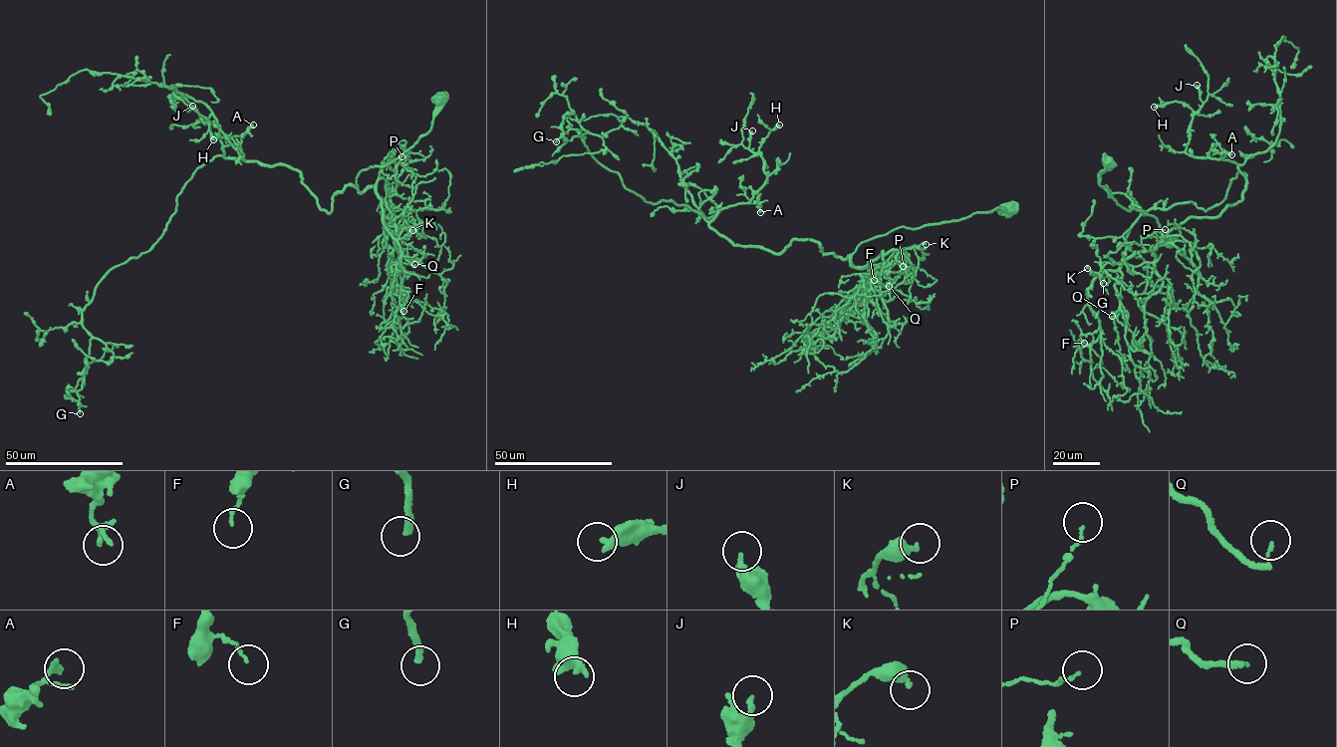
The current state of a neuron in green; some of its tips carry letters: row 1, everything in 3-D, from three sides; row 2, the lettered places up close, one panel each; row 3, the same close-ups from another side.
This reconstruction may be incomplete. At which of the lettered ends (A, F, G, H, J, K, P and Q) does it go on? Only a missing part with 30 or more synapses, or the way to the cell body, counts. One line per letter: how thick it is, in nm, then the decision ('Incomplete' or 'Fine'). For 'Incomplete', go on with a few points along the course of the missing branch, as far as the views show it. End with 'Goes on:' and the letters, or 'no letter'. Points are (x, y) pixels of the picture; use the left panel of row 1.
A: Thickness 160 nm. Fine
F: Thickness 80 nm. Fine
G: Thickness 240 nm. Incomplete. Course of what is missing: (80, 413), (77, 421), (87, 438), (115, 444)
H: Thickness 320 nm. Fine
J: Thickness 200 nm. Fine
K: Thickness 360 nm. Fine
P: Thickness 90 nm. Fine
Q: Thickness 90 nm. Incomplete. Course of what is missing: (414, 264), (429, 275), (447, 279), (448, 268), (452, 265), (457, 251), (444, 218), (448, 206), (446, 196)
Goes on: G, Q

